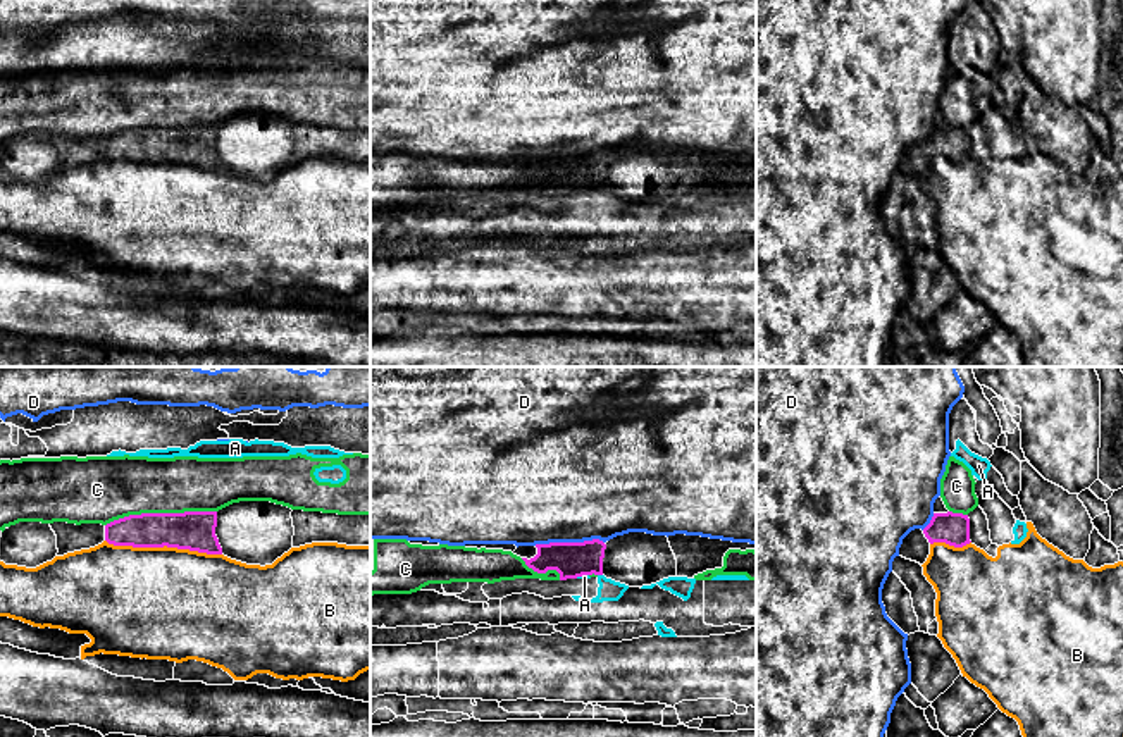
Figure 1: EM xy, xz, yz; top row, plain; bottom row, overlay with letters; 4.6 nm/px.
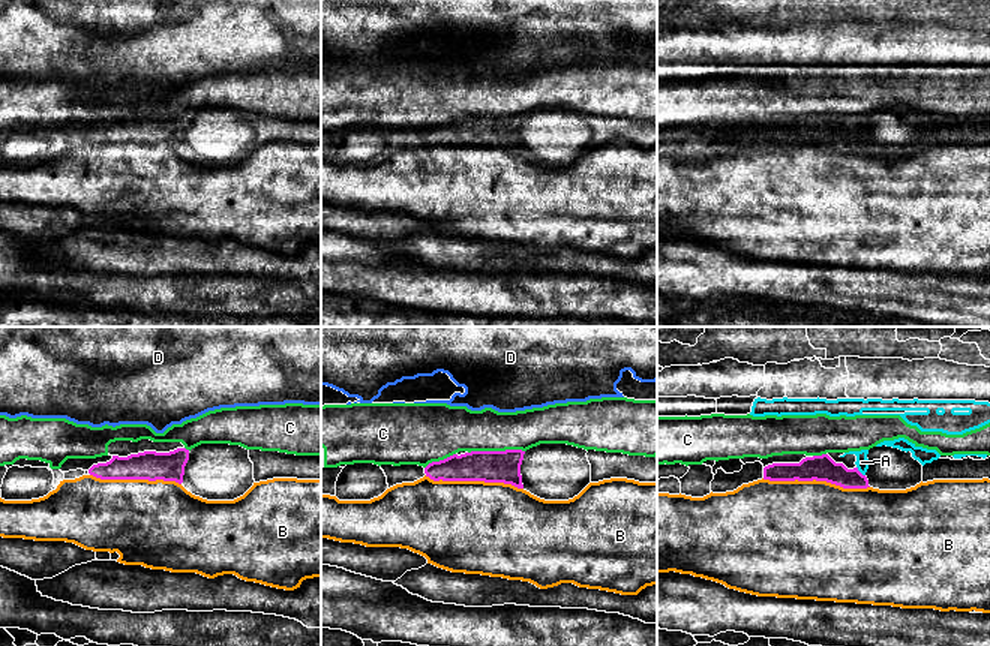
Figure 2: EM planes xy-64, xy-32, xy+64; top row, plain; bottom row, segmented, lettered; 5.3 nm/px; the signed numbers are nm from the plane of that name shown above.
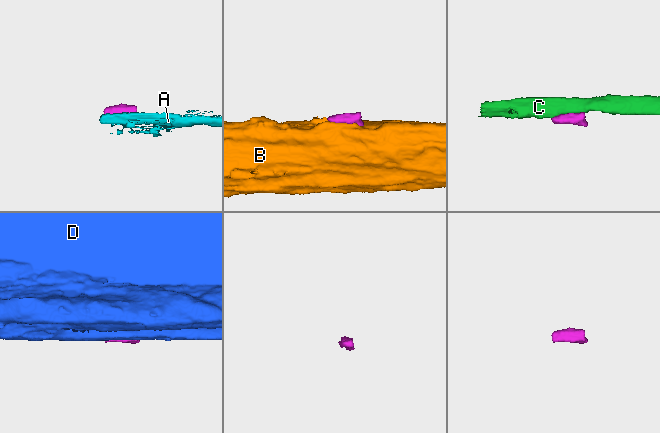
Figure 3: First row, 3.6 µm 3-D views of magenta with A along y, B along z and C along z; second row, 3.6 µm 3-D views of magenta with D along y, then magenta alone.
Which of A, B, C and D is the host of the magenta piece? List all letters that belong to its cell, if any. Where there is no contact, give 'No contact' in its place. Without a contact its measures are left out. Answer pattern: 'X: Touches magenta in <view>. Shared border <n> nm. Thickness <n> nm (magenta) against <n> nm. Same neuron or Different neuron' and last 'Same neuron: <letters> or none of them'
A: Touches magenta in xz. Shared border 30 nm. Thickness 170 nm (magenta) against 100 nm. Different neuron
B: Touches magenta in xy. Shared border 550 nm. Thickness 190 nm (magenta) against 480 nm. Different neuron
C: Touches magenta in xy. Shared border 550 nm. Thickness 190 nm (magenta) against 280 nm. Different neuron
D: Touches magenta in xz. Shared border 320 nm. Thickness 170 nm (magenta) against 500 nm. Different neuron
Same neuron: none of them

